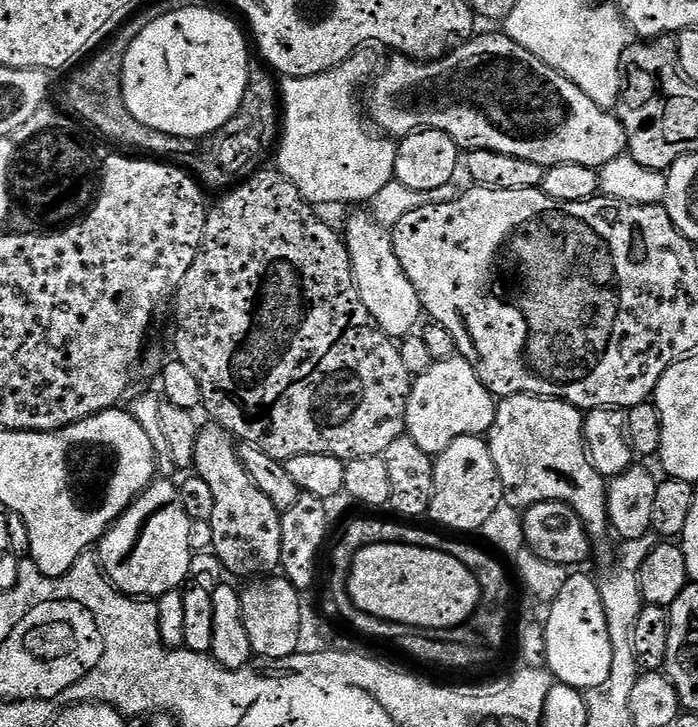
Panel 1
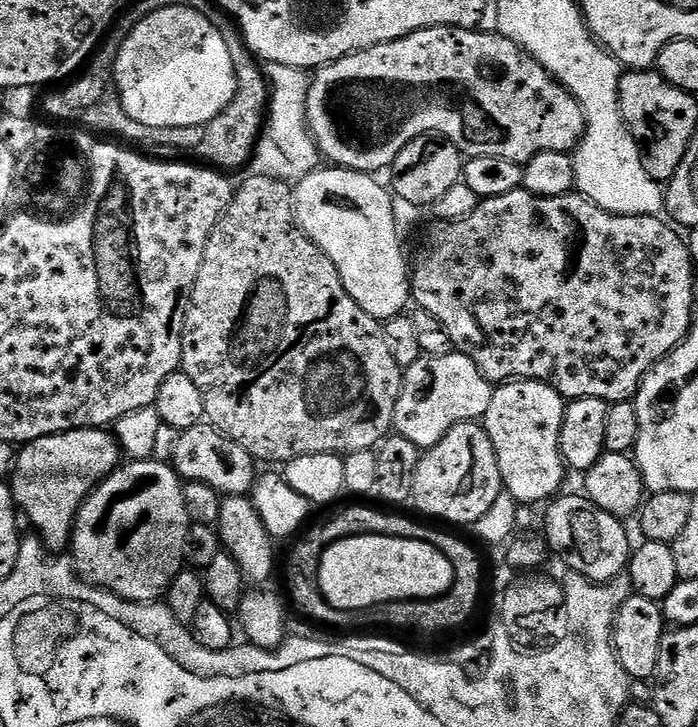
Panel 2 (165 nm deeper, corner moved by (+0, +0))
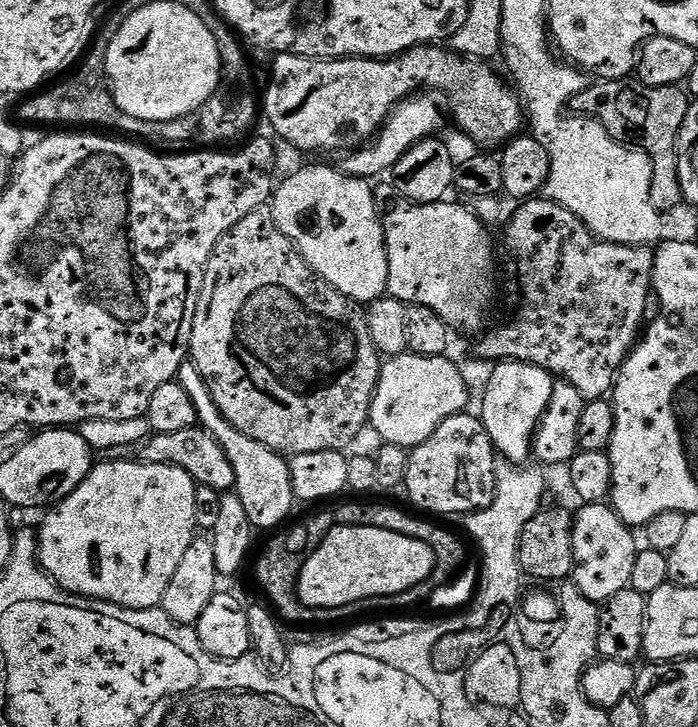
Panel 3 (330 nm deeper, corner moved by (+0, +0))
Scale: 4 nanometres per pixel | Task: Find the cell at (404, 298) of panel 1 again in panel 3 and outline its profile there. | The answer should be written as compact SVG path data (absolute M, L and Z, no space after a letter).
M304 168L301 172L296 172L293 176L288 176L284 181L279 181L278 187L273 191L270 201L270 211L272 213L272 221L279 226L282 234L286 234L286 238L292 240L292 244L302 254L302 258L310 265L313 270L326 281L330 286L334 286L343 296L348 296L361 306L367 306L372 301L385 295L388 290L388 259L386 258L386 246L384 245L384 226L382 223L382 212L378 207L377 193L372 193L372 188L367 179L359 176L350 176L343 170L335 172L332 168Z

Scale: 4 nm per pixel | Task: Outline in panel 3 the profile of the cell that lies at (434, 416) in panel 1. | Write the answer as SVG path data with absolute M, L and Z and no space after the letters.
M405 354L385 359L372 394L368 411L370 428L385 444L416 448L434 432L446 418L465 411L468 404L468 384L456 369L455 359L442 356Z

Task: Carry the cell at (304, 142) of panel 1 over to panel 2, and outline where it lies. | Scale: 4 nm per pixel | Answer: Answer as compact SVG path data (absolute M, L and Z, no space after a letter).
M268 64L266 75L270 81L270 111L266 117L266 128L272 131L272 140L288 164L297 168L297 173L315 172L321 167L322 155L316 139L308 130L308 86L310 76L305 69L281 64Z

